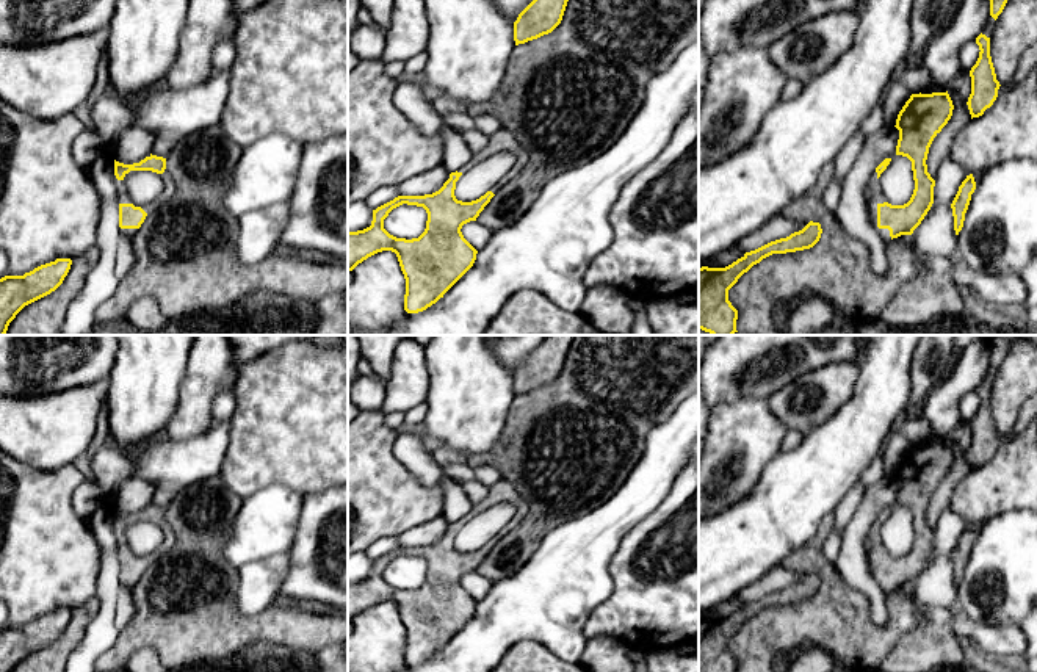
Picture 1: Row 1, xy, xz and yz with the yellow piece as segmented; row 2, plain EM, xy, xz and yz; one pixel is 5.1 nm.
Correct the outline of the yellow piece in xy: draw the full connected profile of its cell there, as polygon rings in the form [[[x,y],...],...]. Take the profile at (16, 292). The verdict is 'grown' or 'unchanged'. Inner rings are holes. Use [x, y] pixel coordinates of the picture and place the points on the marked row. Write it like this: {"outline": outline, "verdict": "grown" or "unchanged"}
{"outline": [[[56,258],[41,265],[23,276],[5,276],[0,279],[0,335],[5,335],[9,323],[28,304],[55,291],[70,269],[70,258]]], "verdict": "unchanged"}

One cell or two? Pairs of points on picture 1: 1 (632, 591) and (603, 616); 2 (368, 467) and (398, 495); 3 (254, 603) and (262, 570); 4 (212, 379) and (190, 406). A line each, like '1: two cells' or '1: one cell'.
1: one cell
2: one cell
3: one cell
4: one cell

